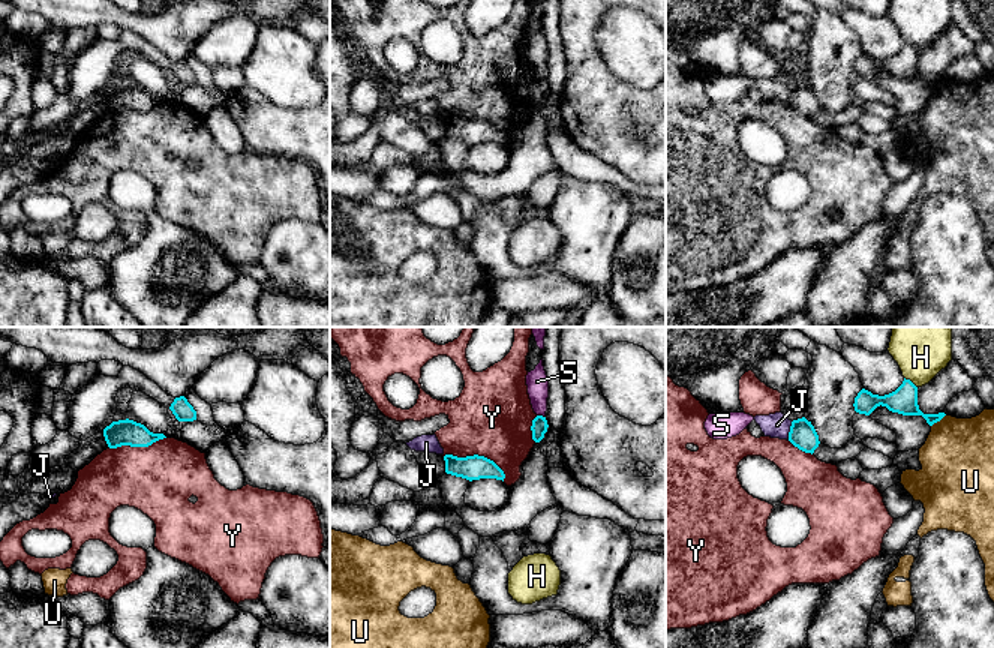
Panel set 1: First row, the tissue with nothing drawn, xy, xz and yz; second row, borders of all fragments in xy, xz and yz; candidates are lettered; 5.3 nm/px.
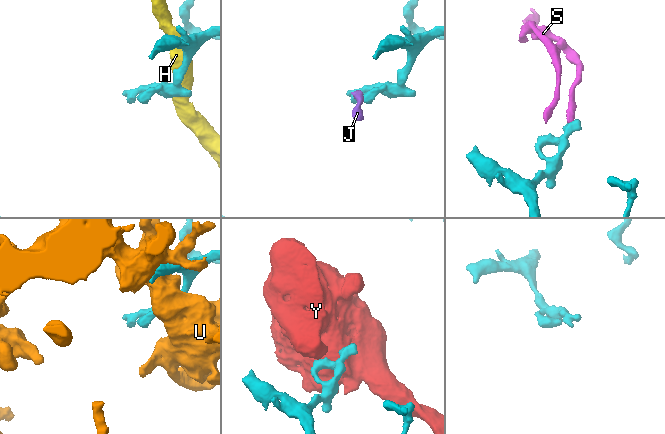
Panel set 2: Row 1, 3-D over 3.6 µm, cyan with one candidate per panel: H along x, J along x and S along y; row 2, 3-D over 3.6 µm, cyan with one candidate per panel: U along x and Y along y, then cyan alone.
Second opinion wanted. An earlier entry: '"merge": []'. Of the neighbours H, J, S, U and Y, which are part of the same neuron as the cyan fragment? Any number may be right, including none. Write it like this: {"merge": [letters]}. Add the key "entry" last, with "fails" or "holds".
{"merge": [], "entry": "holds"}

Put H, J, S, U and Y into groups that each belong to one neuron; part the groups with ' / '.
H / J S / U / Y

